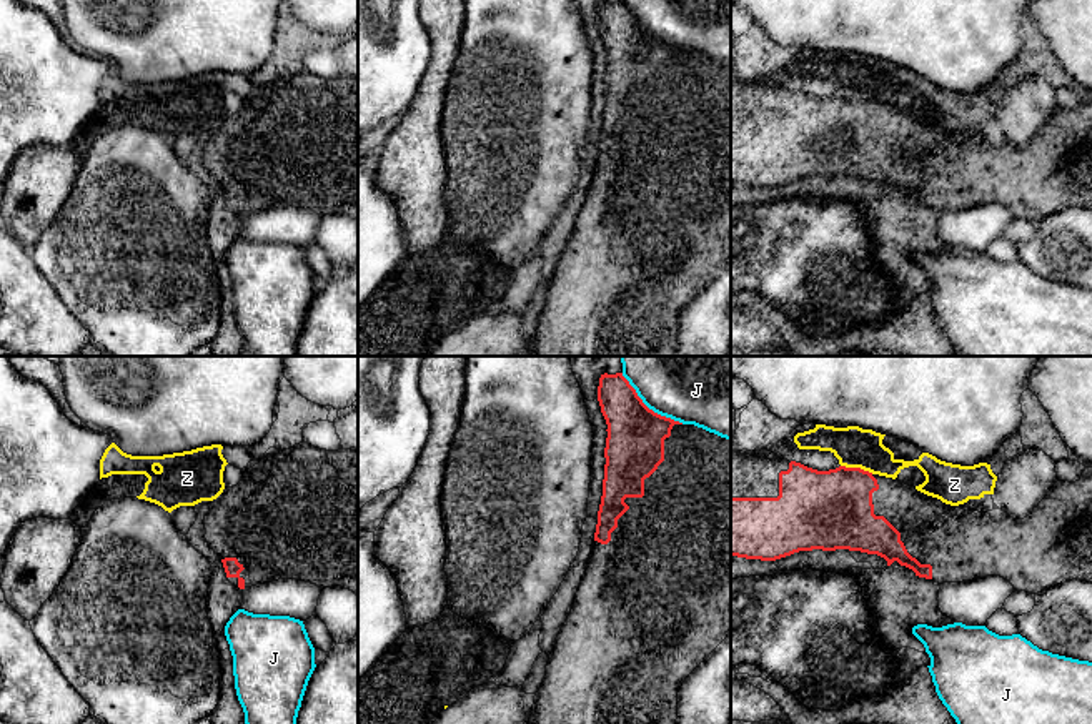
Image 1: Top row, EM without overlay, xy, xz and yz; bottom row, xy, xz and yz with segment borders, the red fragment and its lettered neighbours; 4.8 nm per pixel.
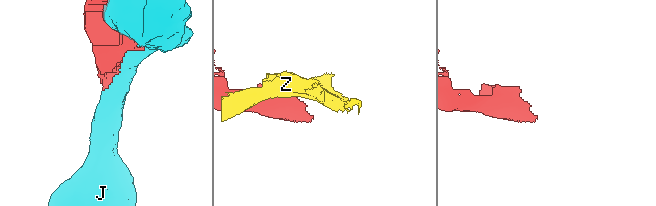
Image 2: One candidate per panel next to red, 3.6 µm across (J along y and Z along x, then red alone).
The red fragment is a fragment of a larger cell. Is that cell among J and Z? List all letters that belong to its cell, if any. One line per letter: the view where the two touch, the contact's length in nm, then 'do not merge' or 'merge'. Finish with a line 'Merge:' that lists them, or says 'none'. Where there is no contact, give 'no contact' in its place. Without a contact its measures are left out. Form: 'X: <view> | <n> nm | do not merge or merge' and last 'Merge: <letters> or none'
J: xz | 380 nm | do not merge
Z: yz | 170 nm | do not merge
Merge: none

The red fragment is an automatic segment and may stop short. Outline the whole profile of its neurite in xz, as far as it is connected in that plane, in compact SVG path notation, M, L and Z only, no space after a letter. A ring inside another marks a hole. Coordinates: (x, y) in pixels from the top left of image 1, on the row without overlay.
M623 0L601 2L598 28L608 65L594 170L528 351L529 356L674 356L679 315L731 260L731 67L654 40Z

